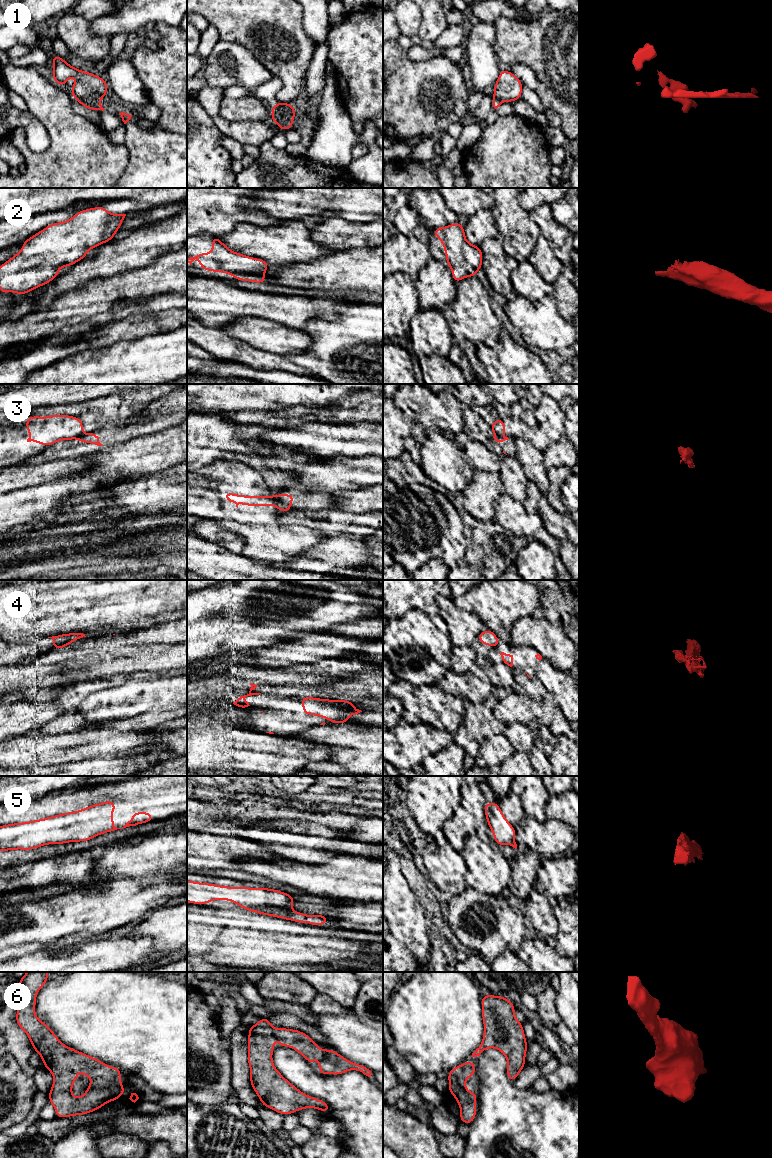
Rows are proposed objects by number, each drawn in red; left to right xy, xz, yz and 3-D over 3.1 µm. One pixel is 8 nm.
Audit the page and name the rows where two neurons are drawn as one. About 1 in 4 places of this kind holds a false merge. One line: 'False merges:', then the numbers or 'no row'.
False merges: 1, 3, 4

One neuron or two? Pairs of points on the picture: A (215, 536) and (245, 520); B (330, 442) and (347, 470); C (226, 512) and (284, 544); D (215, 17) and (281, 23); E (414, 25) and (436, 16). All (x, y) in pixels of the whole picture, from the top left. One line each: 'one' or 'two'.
A: two
B: two
C: one
D: one
E: two

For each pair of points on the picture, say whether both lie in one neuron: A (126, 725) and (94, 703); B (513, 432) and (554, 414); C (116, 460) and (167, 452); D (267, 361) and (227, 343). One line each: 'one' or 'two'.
A: two
B: one
C: one
D: one

